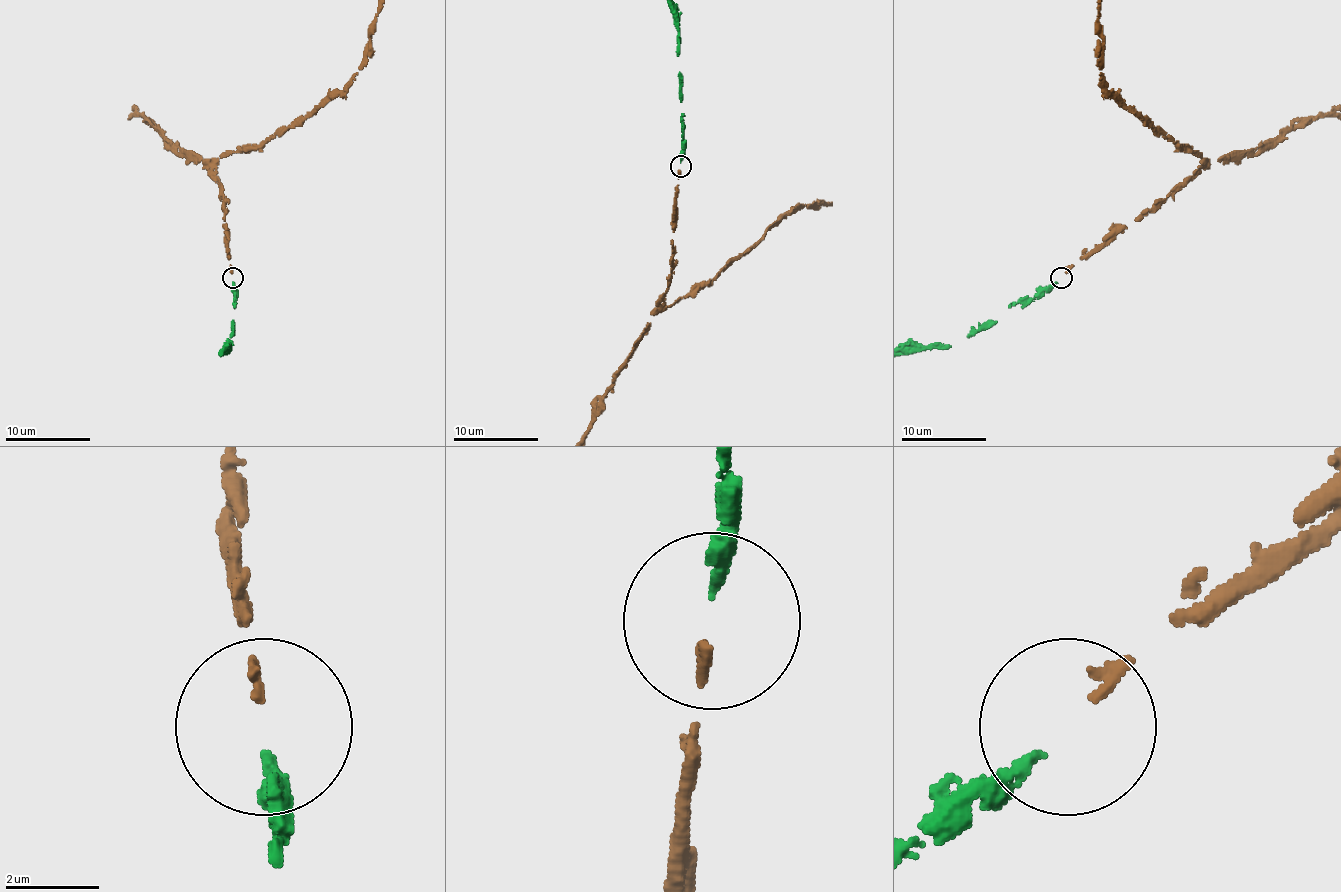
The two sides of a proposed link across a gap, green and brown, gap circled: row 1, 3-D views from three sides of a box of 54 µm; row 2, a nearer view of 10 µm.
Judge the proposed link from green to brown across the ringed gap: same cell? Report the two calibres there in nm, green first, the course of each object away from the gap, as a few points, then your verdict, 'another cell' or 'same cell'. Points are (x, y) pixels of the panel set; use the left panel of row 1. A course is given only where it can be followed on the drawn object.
240 nm thick on the green side, 200 nm on the other; same cell

